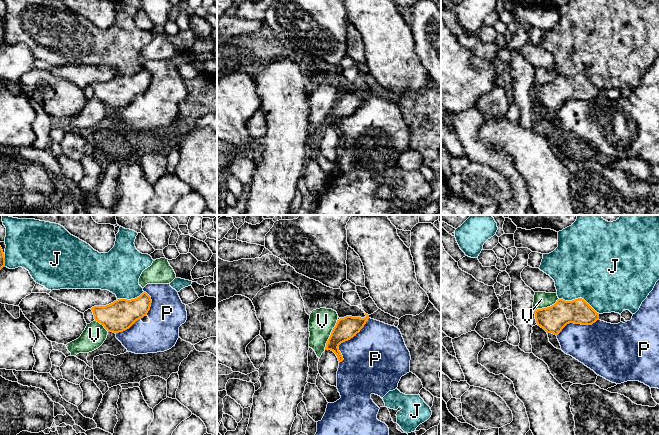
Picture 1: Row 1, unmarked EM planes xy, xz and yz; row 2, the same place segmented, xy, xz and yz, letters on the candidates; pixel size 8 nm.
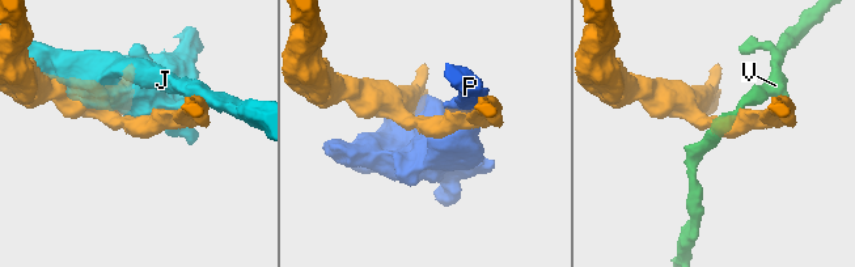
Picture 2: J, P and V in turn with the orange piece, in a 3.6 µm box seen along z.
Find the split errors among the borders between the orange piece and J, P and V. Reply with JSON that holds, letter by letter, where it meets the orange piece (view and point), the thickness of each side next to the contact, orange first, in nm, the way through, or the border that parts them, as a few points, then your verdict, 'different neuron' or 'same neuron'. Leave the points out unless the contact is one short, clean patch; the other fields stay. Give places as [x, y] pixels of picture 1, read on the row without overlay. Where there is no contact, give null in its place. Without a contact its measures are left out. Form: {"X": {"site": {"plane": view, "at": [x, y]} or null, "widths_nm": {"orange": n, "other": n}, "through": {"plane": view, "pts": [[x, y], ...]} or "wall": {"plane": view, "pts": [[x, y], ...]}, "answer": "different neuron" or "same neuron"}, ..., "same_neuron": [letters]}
{"J": {"site": {"plane": "yz", "at": [579, 74]}, "widths_nm": {"orange": 200, "other": 500}, "answer": "different neuron"}, "P": {"site": {"plane": "xz", "at": [346, 116]}, "widths_nm": {"orange": 180, "other": 440}, "answer": "different neuron"}, "V": {"site": {"plane": "xz", "at": [331, 110]}, "widths_nm": {"orange": 180, "other": 200}, "answer": "different neuron"}, "same_neuron": []}

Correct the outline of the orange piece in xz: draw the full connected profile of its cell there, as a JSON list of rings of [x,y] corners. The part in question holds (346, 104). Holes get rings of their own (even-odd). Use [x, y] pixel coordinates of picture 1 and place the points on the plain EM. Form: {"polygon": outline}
{"polygon": [[[366,89],[365,91],[366,92],[364,94],[346,92],[337,96],[337,99],[326,119],[325,126],[333,127],[336,130],[339,139],[344,136],[341,128],[339,127],[339,121],[350,116],[360,108],[369,95],[369,91]]]}

